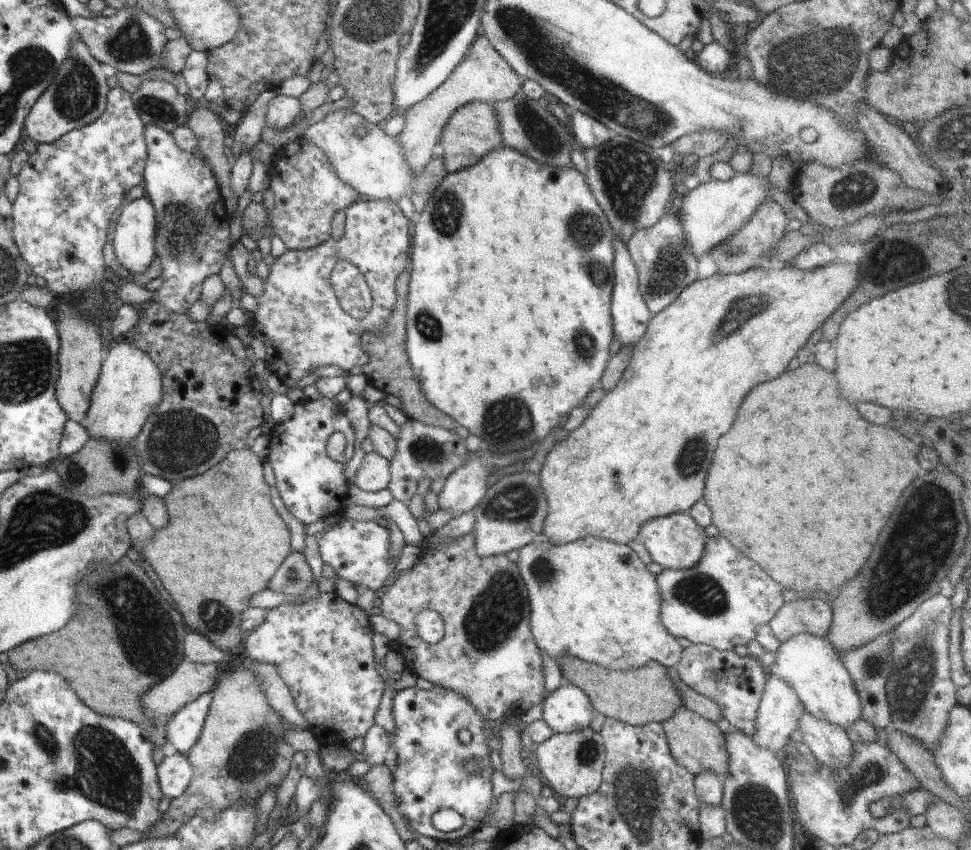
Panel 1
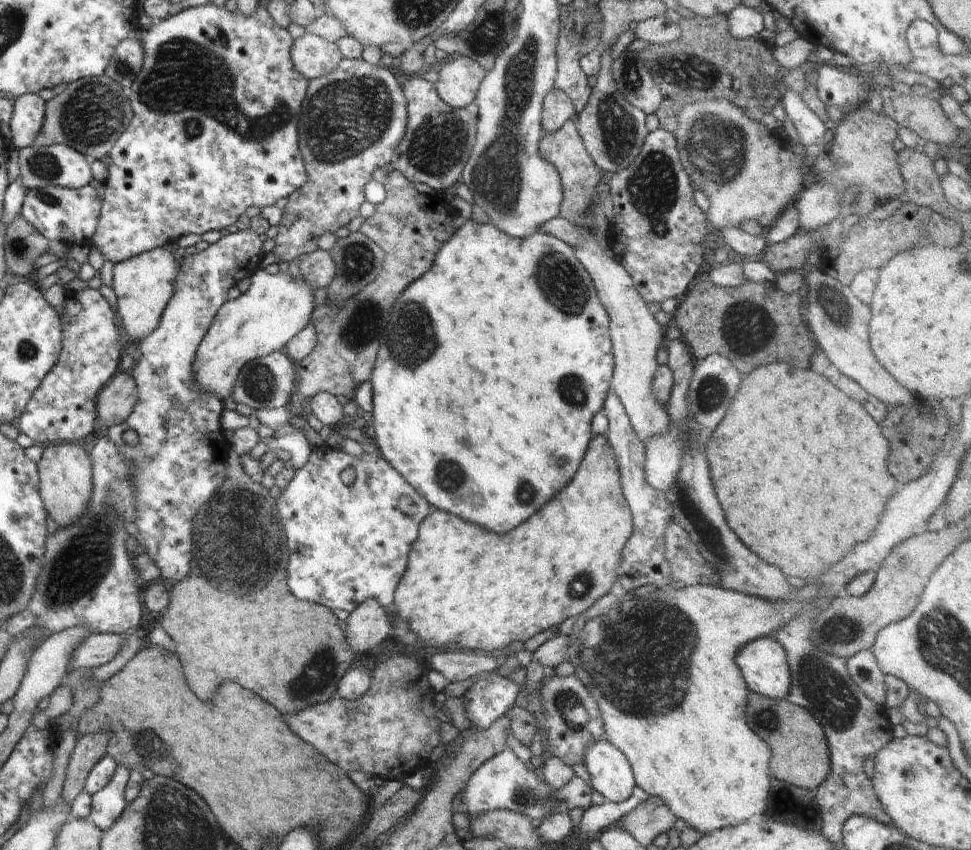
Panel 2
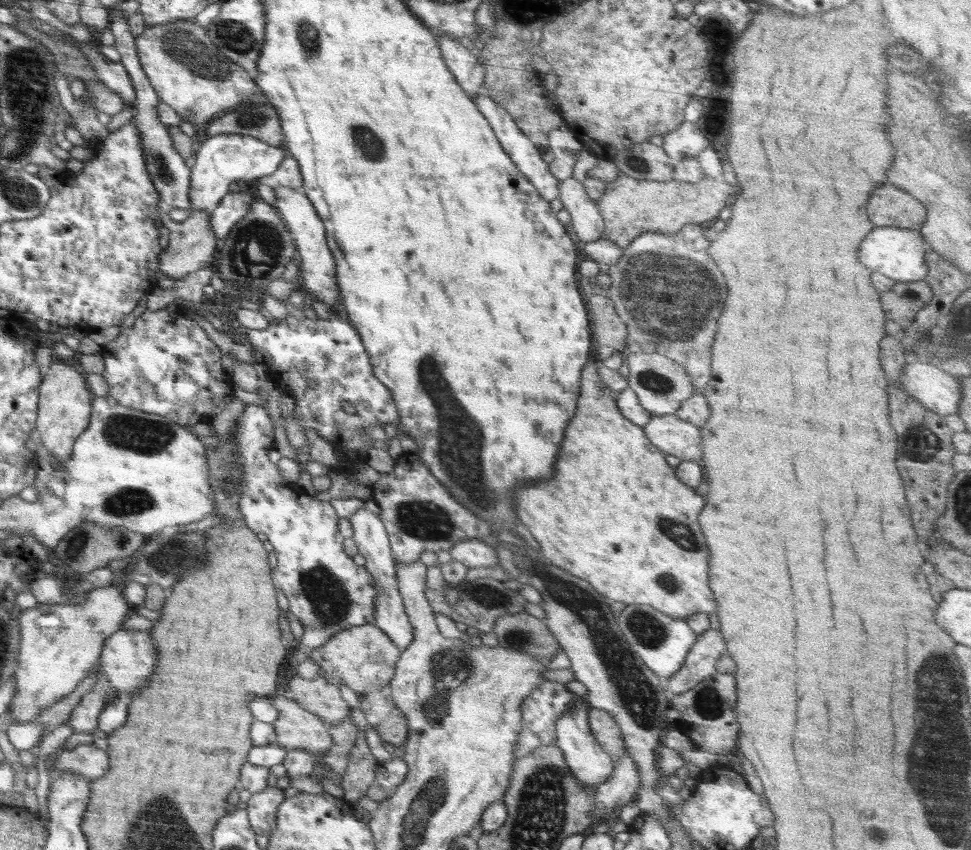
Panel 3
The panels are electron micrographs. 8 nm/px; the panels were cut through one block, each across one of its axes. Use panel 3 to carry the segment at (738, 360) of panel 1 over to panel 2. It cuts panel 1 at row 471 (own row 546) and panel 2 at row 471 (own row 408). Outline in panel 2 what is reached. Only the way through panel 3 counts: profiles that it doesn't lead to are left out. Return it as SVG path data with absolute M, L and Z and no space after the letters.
M595 435L590 442L588 451L584 459L580 462L578 472L568 486L564 486L548 504L544 504L532 518L528 518L524 524L518 528L510 530L508 534L494 534L482 526L476 526L472 522L466 522L454 514L434 510L432 514L426 516L420 522L418 537L412 546L408 556L406 571L396 588L393 595L393 610L399 618L406 620L410 630L418 634L418 638L424 642L424 648L439 650L439 652L450 652L455 649L484 650L492 652L506 648L513 642L526 643L540 632L548 630L552 626L559 626L564 620L578 616L588 610L596 600L600 600L609 594L612 585L618 581L618 567L620 563L620 554L628 542L633 530L633 520L631 511L622 494L620 484L620 474L618 472L616 458L612 448L608 445L604 435Z

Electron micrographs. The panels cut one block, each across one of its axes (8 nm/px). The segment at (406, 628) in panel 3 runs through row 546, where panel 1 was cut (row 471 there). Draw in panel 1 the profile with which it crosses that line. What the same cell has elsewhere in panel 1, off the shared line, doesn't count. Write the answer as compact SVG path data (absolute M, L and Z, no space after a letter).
M369 452L364 455L358 468L354 484L368 492L384 490L391 480L390 463L377 452Z

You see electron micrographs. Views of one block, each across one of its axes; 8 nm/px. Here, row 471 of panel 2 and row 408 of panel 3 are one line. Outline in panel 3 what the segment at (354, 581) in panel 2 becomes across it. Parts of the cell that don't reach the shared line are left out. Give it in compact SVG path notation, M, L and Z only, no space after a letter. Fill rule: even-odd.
M334 312L328 320L319 317L316 320L297 319L291 315L282 320L273 319L266 328L249 329L246 335L252 348L270 353L270 378L283 388L282 392L296 401L293 417L302 429L316 430L320 437L330 441L336 454L344 451L346 455L347 448L352 448L363 457L356 462L344 458L334 468L353 477L355 464L366 463L373 446L372 440L362 437L359 432L368 426L399 423L391 392L374 376L370 356L356 328ZM346 402L356 409L356 414L344 412L343 404Z

